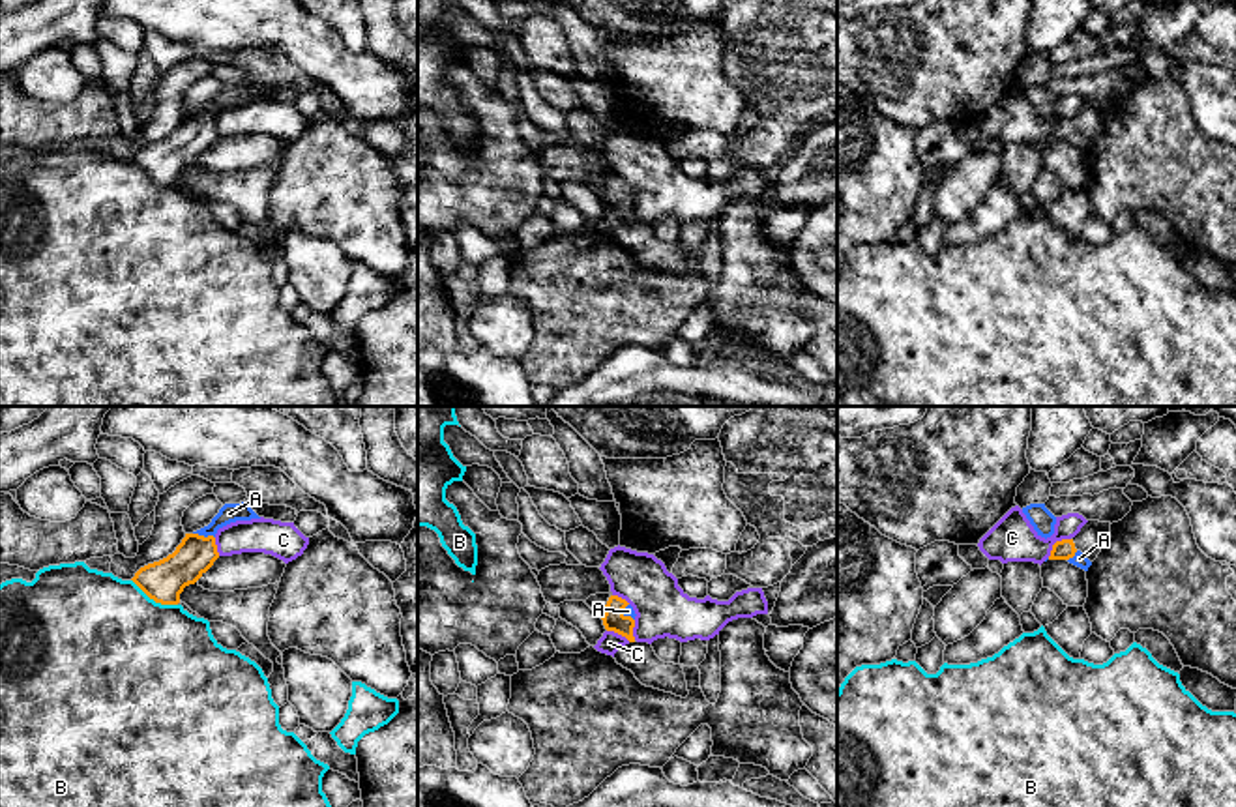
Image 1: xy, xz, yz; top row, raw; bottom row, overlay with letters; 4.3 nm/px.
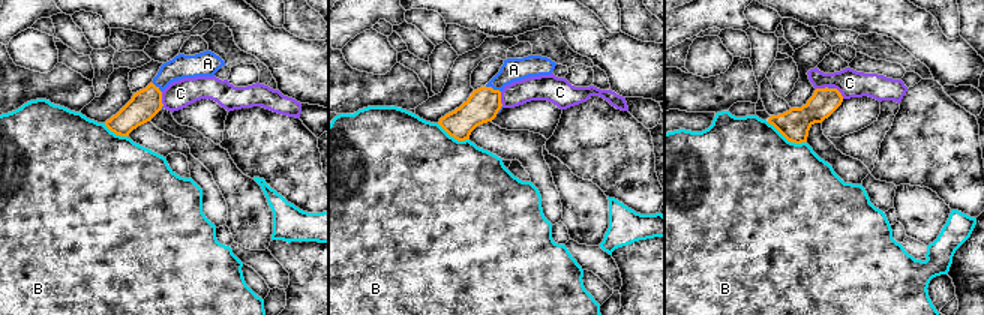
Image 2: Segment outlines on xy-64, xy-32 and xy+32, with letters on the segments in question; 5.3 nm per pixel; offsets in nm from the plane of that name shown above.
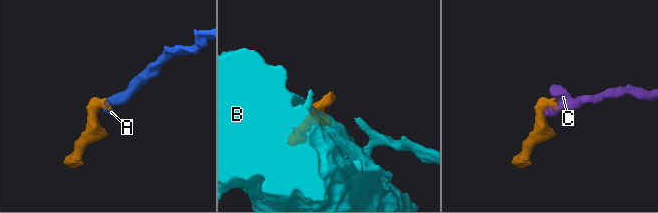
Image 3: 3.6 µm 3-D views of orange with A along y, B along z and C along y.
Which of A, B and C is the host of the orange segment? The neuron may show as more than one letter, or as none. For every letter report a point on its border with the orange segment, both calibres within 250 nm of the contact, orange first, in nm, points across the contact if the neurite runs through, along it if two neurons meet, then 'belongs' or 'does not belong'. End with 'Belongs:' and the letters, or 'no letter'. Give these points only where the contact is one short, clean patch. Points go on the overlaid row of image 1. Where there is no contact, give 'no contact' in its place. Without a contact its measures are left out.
A: contact xy (203, 536); calibres 170 and 80 nm; way xy (165, 579), (203, 536), (229, 513); belongs
B: contact xy (154, 600); calibres 180 and 500 nm; does not belong
C: contact yz (1055, 543); calibres 90 and 190 nm; border yz (1070, 538), (1059, 540), (1047, 557); does not belong
Belongs: A

